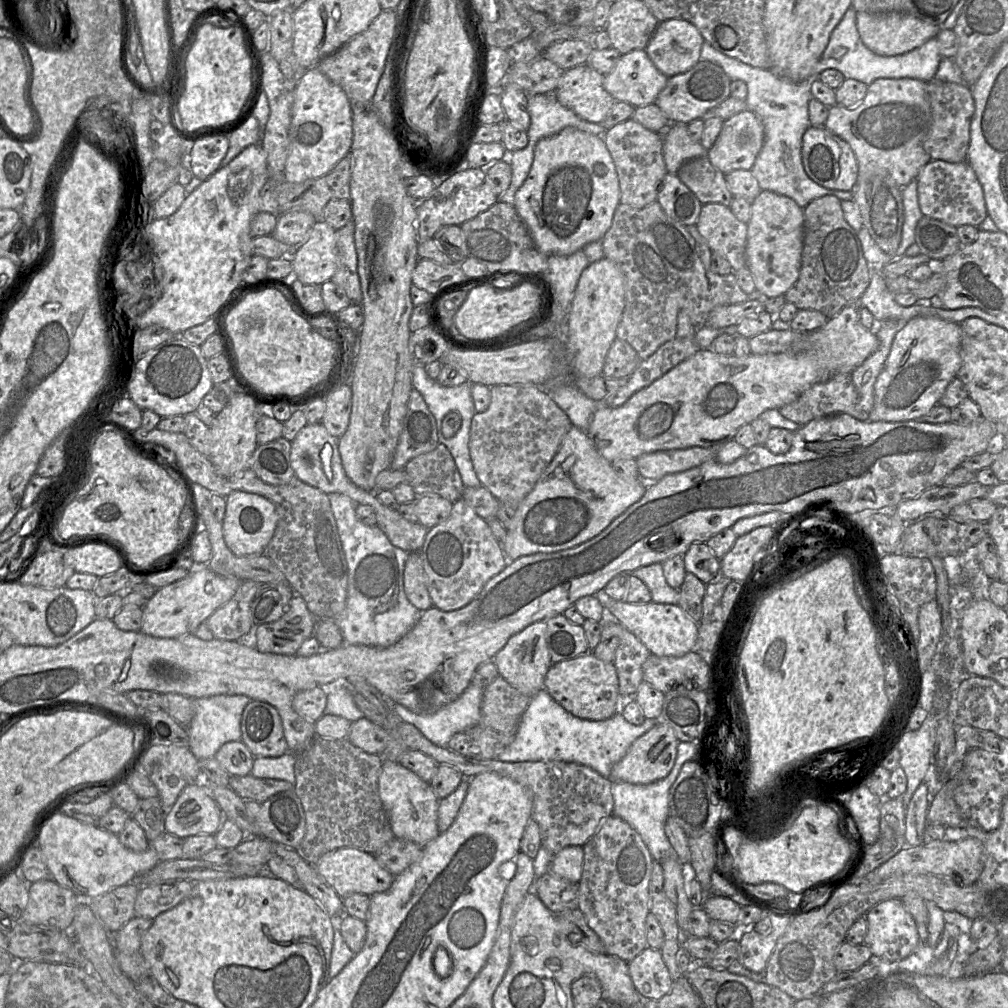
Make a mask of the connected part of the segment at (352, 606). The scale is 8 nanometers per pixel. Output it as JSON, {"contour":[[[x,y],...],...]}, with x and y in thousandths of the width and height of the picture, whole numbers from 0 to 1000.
{"contour":[[[333,488],[324,491],[345,562],[343,603],[333,618],[340,630],[341,637],[344,639],[386,642],[410,623],[419,608],[408,599],[401,585],[401,563],[407,549],[391,542],[374,521],[360,520],[353,512],[354,500],[346,492]]]}

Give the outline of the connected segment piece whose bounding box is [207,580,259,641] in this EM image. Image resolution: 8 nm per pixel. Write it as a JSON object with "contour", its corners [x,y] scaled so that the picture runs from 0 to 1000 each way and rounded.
{"contour":[[[251,575],[239,576],[232,591],[205,614],[212,633],[236,636],[248,626],[252,620],[249,600],[256,581]]]}

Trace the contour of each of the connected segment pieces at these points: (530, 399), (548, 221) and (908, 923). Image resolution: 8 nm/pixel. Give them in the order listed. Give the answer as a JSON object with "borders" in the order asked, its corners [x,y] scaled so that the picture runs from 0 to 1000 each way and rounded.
{"borders":[[[[491,382],[486,384],[487,399],[483,407],[472,410],[467,419],[465,446],[471,469],[487,490],[509,504],[528,487],[542,463],[553,449],[567,420],[549,398],[542,384],[532,382]]],[[[563,125],[555,132],[536,138],[530,148],[530,157],[527,168],[518,185],[510,194],[510,206],[516,216],[525,226],[530,240],[534,247],[542,253],[565,253],[572,248],[578,247],[583,241],[596,239],[602,228],[605,226],[612,204],[615,202],[615,184],[613,173],[607,155],[597,135],[591,135],[569,126]]],[[[893,892],[875,894],[857,910],[860,925],[856,936],[870,950],[891,954],[902,948],[911,938],[909,915]]]]}

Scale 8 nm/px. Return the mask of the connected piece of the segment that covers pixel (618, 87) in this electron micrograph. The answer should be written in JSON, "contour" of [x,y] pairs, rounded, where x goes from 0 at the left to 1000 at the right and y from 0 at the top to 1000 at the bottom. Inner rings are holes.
{"contour":[[[630,49],[616,55],[609,68],[599,74],[598,85],[611,100],[631,107],[649,103],[663,77],[650,66],[640,49]]]}

